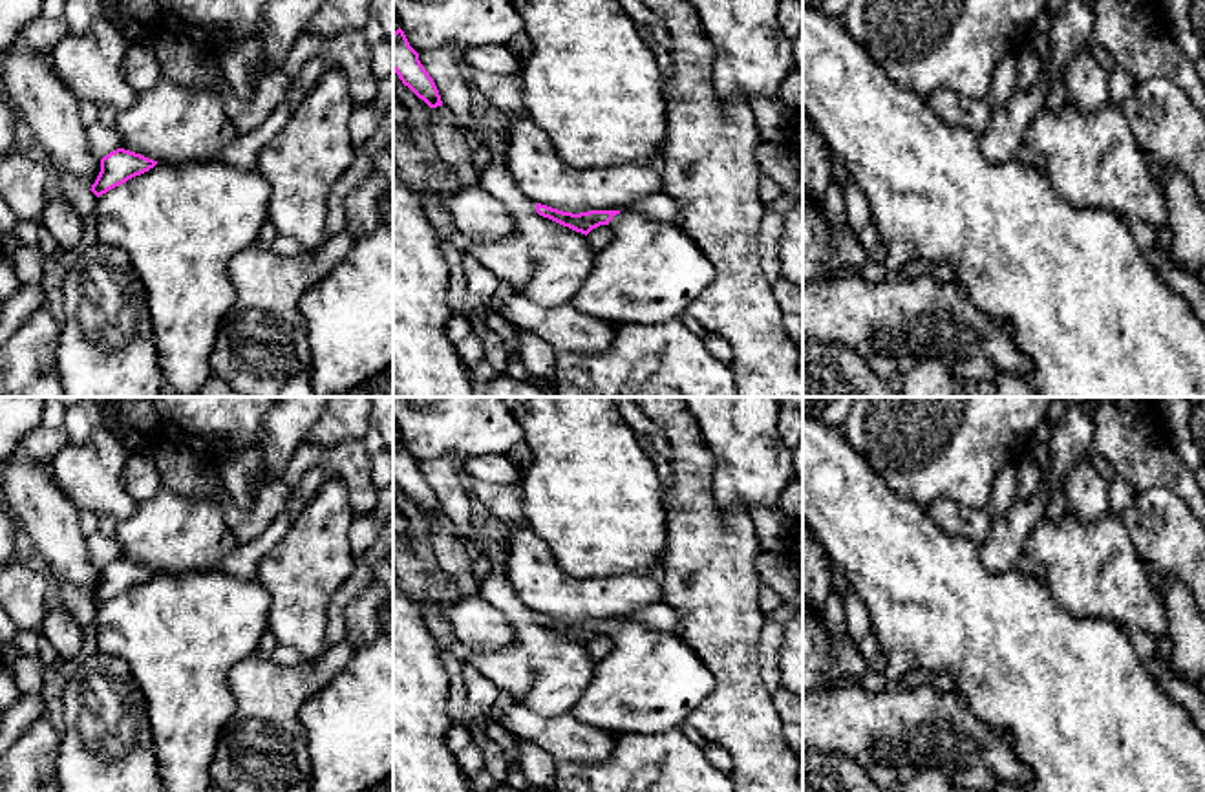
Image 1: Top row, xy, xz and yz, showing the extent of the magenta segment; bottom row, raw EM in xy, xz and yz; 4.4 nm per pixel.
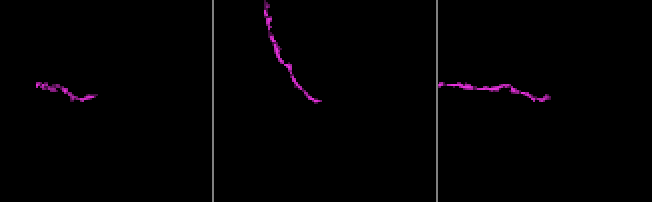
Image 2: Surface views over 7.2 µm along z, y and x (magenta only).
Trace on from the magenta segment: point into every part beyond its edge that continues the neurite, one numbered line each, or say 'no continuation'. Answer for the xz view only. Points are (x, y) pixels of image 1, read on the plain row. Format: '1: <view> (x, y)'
1: xz (651, 681)

